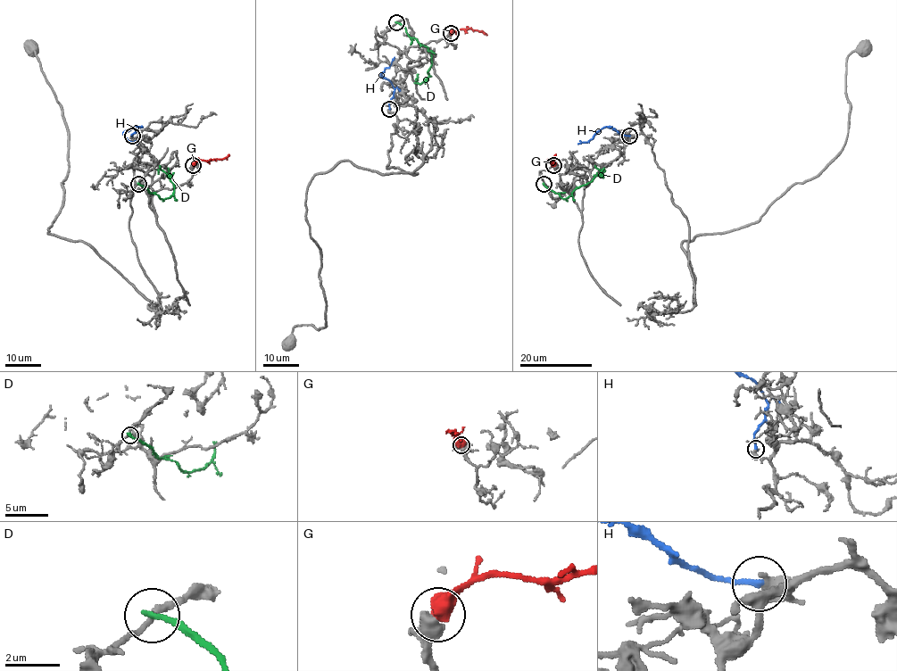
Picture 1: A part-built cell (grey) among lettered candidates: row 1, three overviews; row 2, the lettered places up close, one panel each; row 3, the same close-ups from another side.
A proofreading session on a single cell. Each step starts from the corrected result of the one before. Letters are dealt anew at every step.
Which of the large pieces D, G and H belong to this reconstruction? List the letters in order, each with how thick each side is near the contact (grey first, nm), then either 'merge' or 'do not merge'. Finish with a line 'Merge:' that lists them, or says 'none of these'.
D: 160/240 nm | do not merge
G: 460/750 nm | do not merge
H: 320/190 nm | do not merge
Merge: none of these

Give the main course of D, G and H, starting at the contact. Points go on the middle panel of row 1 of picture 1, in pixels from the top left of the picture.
D: (396, 22), (430, 51), (428, 75), (419, 84), (417, 74)
G: (450, 32), (473, 28), (483, 30), (486, 35)
H: (389, 109), (394, 86), (381, 74), (394, 56)

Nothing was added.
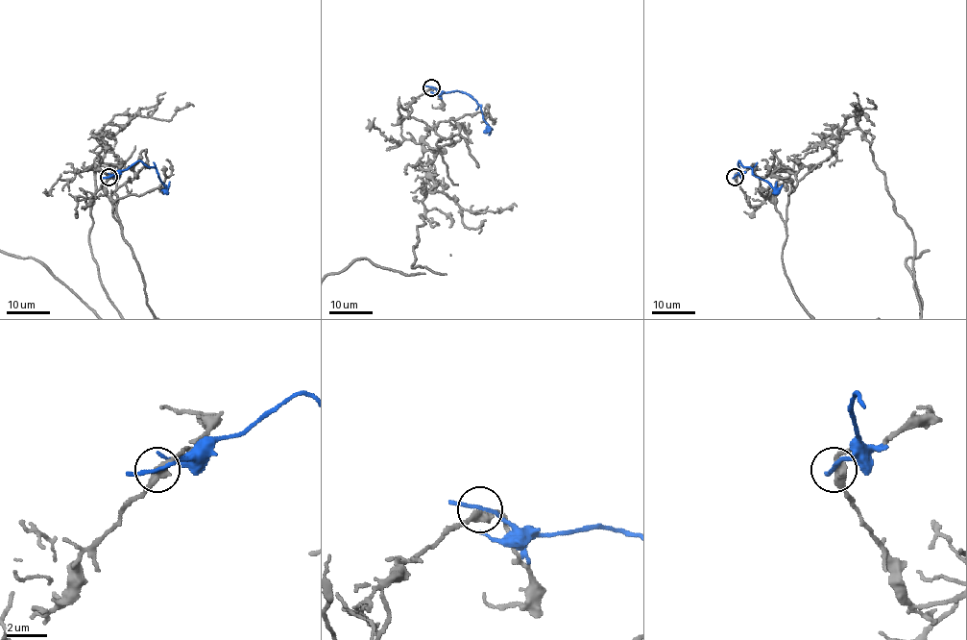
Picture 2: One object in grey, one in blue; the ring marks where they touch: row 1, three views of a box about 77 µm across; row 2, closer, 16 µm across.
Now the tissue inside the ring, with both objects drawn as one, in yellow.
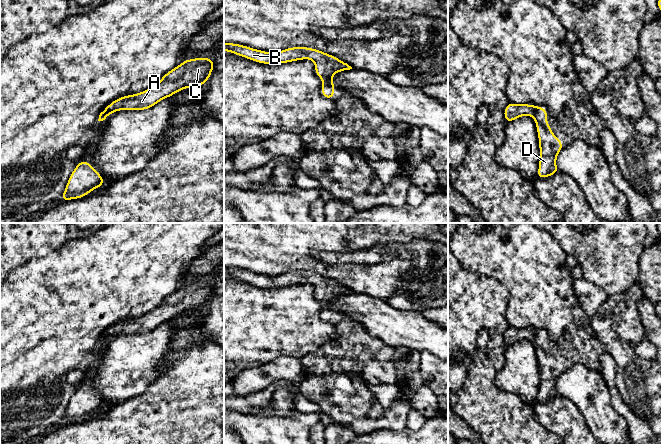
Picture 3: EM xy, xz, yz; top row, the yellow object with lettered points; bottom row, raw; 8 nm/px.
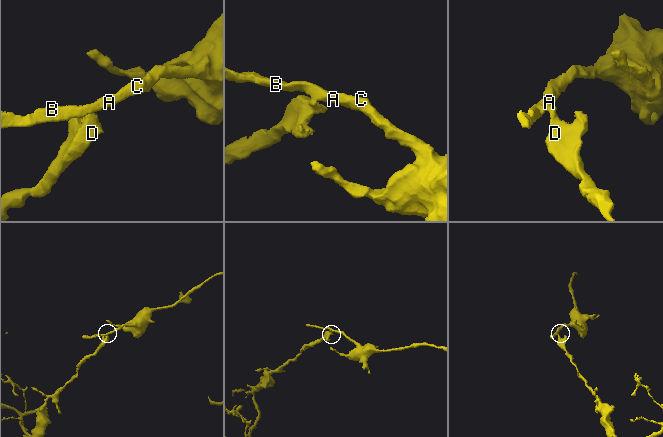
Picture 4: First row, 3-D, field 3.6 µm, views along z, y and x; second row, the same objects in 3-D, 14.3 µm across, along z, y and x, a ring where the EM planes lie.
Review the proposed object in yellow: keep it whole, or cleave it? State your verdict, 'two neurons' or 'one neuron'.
two neurons

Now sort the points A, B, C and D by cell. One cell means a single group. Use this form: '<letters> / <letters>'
A B C / D

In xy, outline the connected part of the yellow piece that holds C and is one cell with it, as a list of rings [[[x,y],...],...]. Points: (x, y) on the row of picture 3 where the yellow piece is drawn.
[[[200,57],[187,59],[167,72],[161,80],[150,89],[138,94],[126,95],[111,102],[100,116],[107,117],[119,110],[146,110],[159,101],[168,98],[185,88],[205,85],[214,68],[214,61]]]

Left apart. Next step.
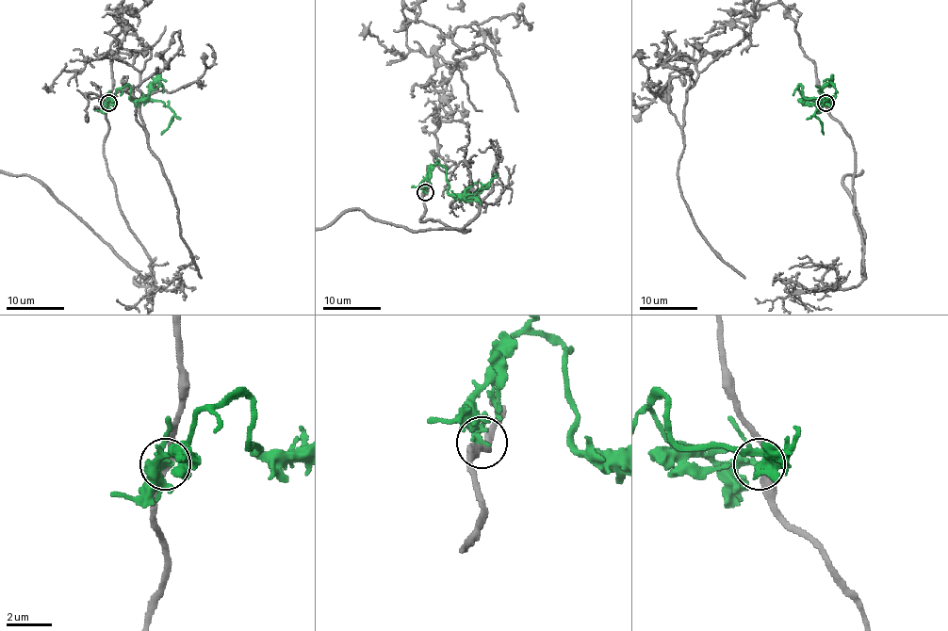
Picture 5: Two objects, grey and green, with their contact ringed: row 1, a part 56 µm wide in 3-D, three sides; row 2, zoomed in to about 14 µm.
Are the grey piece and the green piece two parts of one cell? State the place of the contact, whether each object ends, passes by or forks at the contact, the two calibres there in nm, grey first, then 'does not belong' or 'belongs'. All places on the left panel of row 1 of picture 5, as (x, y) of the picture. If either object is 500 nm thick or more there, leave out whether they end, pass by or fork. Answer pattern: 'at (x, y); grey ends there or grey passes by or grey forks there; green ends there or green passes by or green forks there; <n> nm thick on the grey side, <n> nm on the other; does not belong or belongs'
at (108, 103); grey passes by; green passes by; 300 nm thick on the grey side, 240 nm on the other; does not belong

